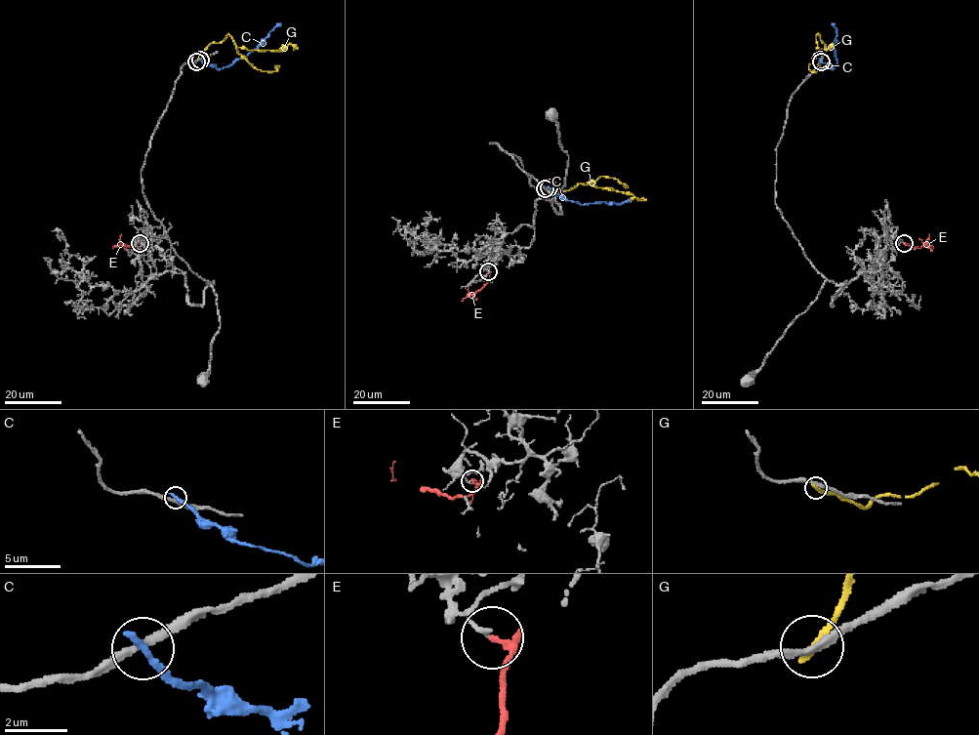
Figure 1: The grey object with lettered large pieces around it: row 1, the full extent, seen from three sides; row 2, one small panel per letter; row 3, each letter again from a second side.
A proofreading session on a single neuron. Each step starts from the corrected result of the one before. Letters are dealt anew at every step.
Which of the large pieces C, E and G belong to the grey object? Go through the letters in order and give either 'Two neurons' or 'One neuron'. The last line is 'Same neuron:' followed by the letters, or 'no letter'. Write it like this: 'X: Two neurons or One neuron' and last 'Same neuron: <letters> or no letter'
C: Two neurons
E: Two neurons
G: Two neurons
Same neuron: no letter

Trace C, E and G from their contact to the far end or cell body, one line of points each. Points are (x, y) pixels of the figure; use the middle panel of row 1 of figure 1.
C: (549, 187), (566, 200), (584, 205), (602, 202), (619, 204), (630, 200)
E: (488, 271), (489, 280), (462, 301)
G: (544, 187), (556, 193), (569, 190), (580, 183), (631, 193), (639, 200), (646, 198)

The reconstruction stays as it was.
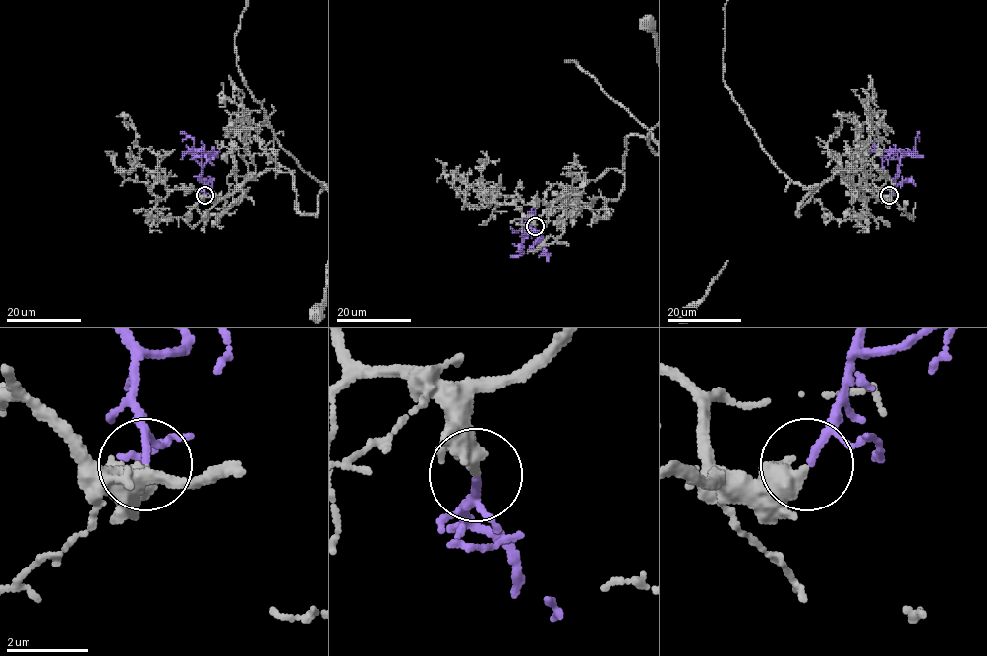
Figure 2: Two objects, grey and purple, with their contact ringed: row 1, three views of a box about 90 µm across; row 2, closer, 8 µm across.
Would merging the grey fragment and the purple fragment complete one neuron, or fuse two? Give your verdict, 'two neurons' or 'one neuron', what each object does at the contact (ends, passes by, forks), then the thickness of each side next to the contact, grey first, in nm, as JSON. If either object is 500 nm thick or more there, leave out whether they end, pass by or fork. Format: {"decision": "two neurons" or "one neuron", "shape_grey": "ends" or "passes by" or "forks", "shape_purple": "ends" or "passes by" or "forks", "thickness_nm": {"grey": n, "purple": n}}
{"decision": "one neuron", "shape_grey": "passes by", "shape_purple": "passes by", "thickness_nm": {"grey": 320, "purple": 130}}

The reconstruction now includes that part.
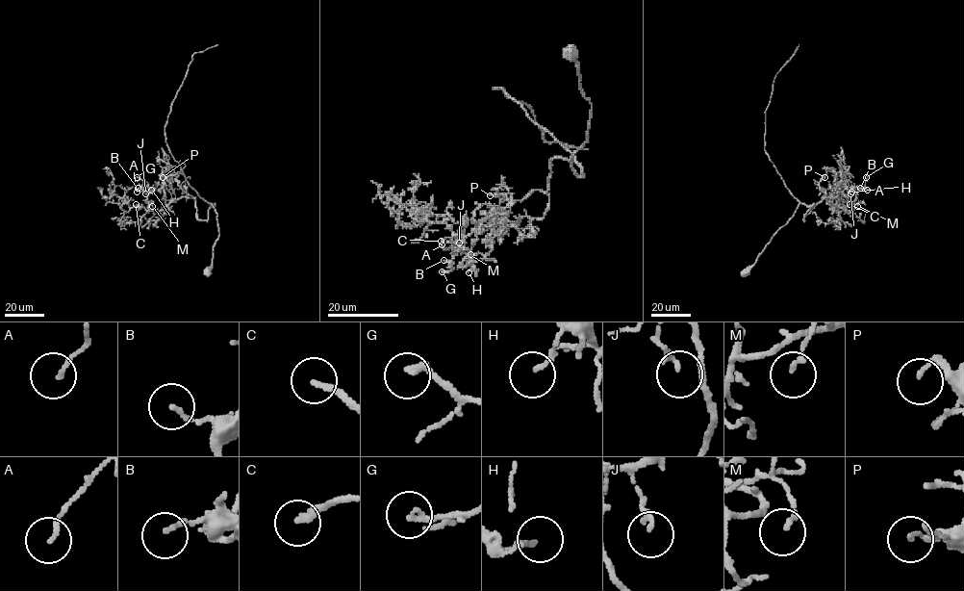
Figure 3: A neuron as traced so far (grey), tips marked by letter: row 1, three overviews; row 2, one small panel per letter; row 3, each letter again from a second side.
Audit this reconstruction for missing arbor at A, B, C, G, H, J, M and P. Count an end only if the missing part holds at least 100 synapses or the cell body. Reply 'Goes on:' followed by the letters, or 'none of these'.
Goes on: C, P

